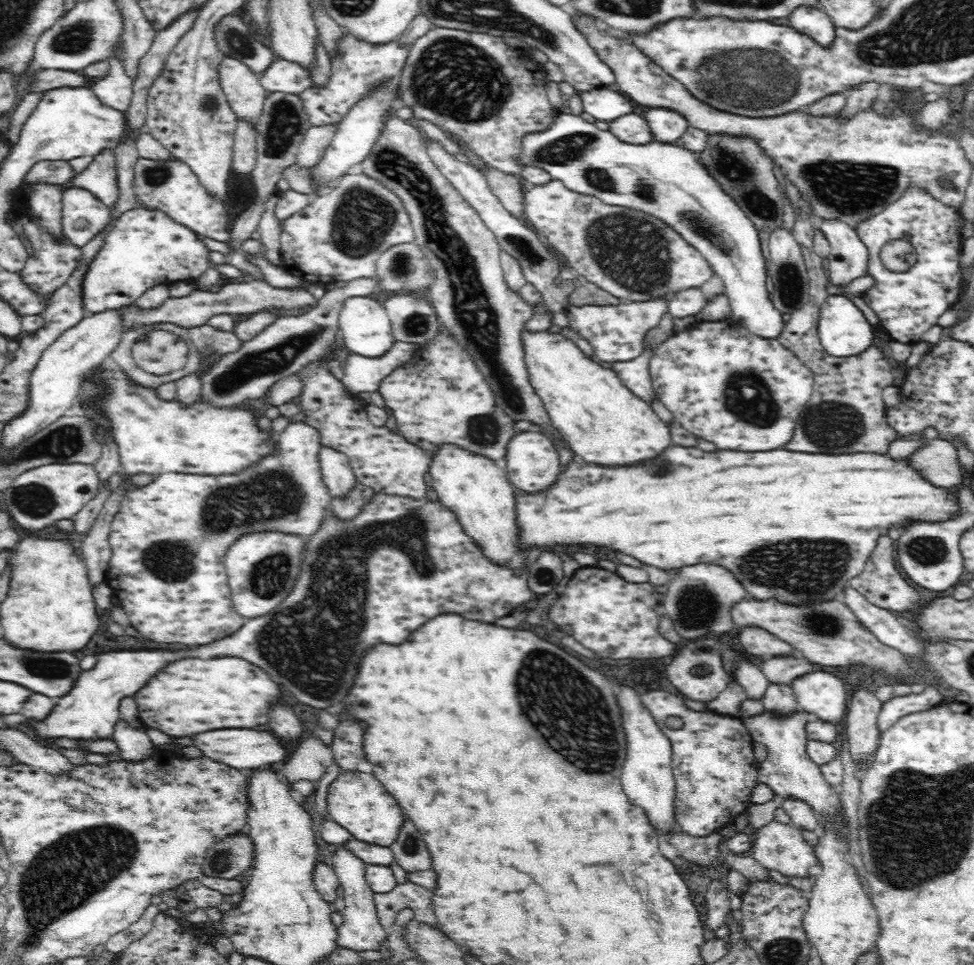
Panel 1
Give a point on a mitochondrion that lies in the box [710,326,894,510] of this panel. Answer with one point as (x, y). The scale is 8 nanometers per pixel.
(826, 430)

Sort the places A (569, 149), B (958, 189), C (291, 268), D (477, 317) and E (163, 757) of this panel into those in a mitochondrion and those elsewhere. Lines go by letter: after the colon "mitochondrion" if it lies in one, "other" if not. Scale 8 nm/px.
A: mitochondrion
B: other
C: other
D: mitochondrion
E: other

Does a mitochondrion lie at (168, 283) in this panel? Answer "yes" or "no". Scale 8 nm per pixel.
no

